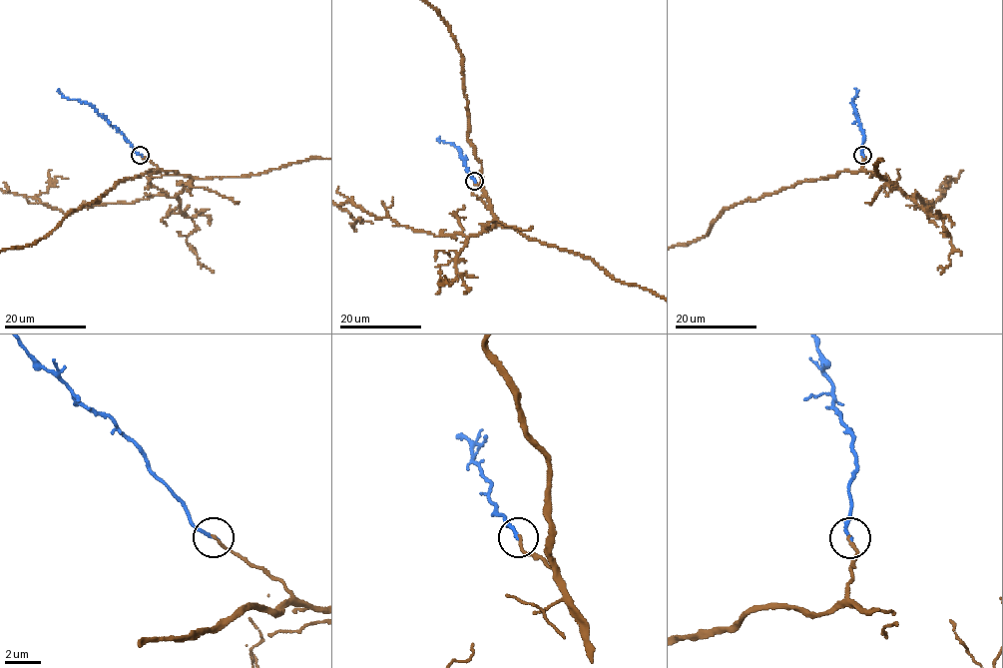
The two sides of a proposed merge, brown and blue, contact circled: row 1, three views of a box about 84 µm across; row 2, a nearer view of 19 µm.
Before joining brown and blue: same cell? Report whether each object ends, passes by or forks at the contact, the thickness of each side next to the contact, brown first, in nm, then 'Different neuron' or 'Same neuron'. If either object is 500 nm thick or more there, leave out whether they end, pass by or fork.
At the ring brown ends. At the ring blue ends. Thickness 180 nm (brown) against 170 nm. Same neuron

